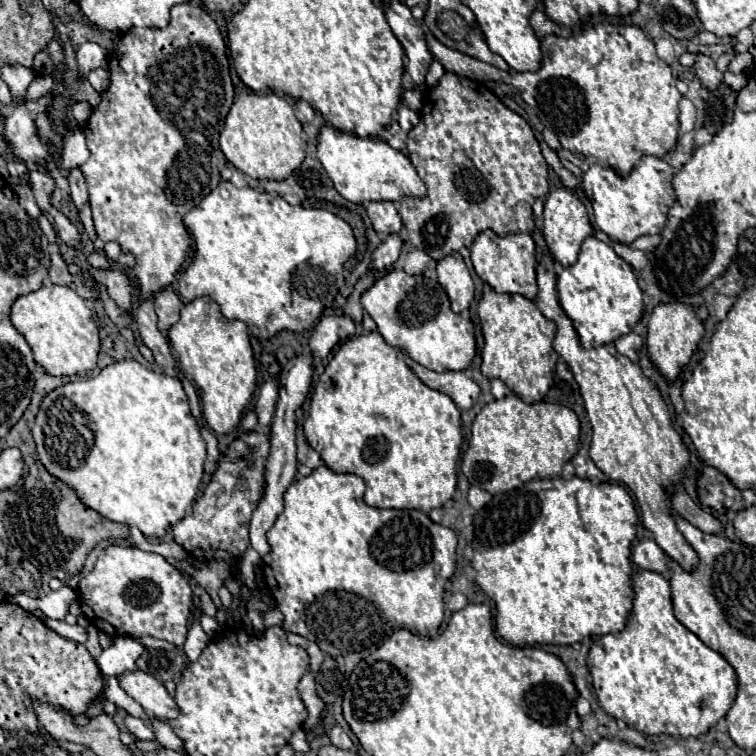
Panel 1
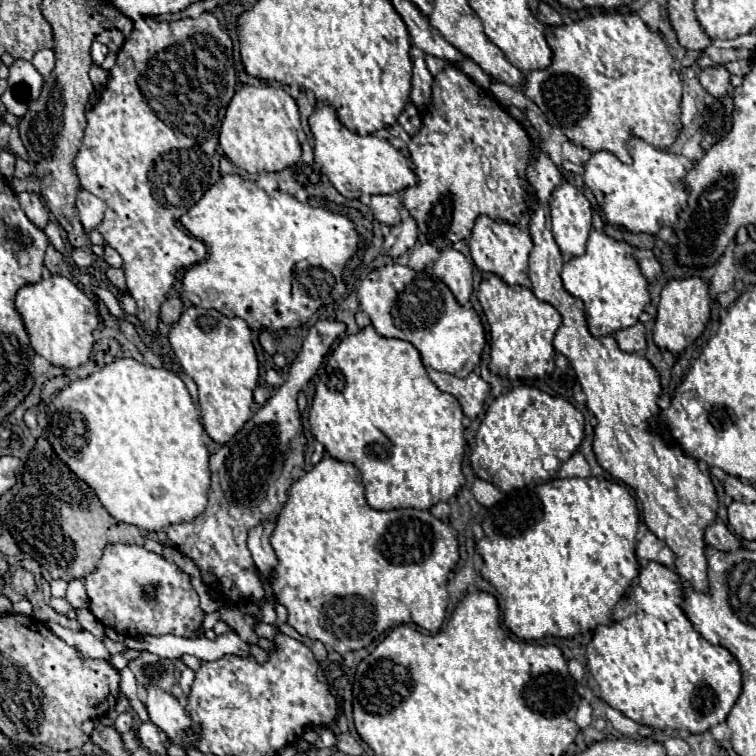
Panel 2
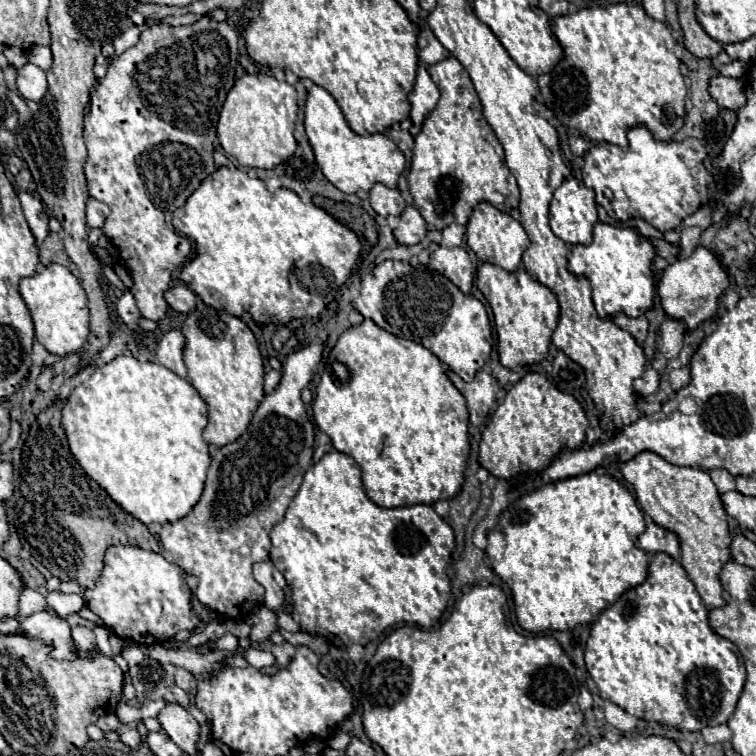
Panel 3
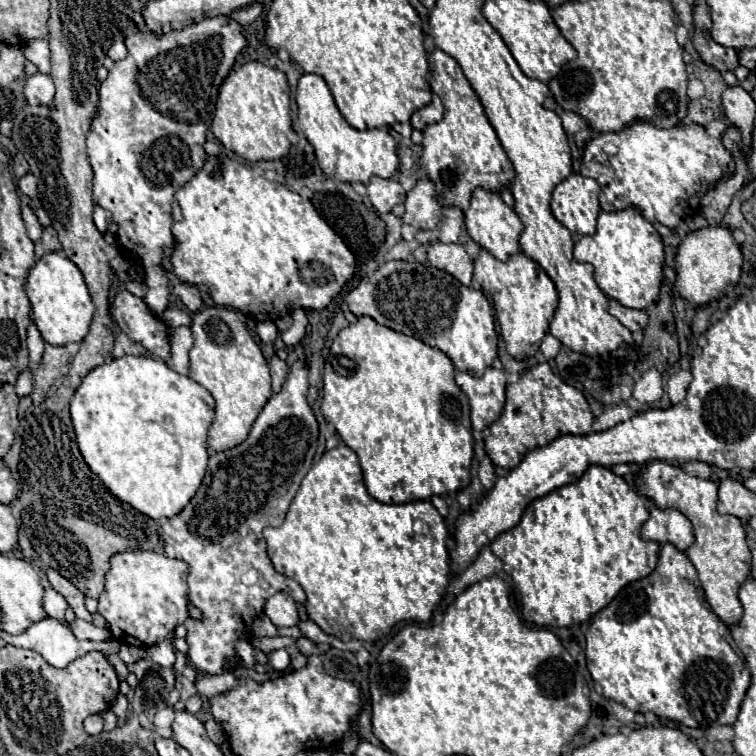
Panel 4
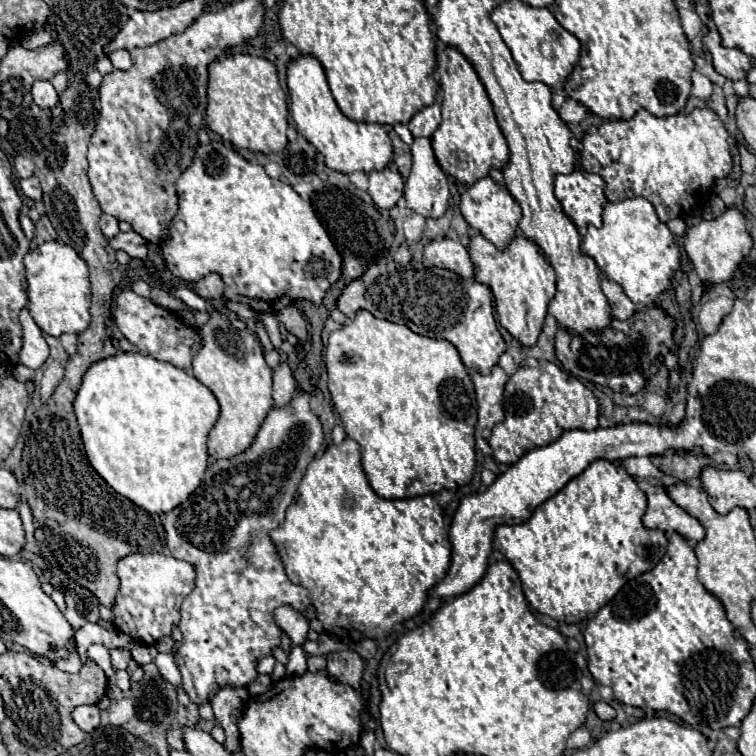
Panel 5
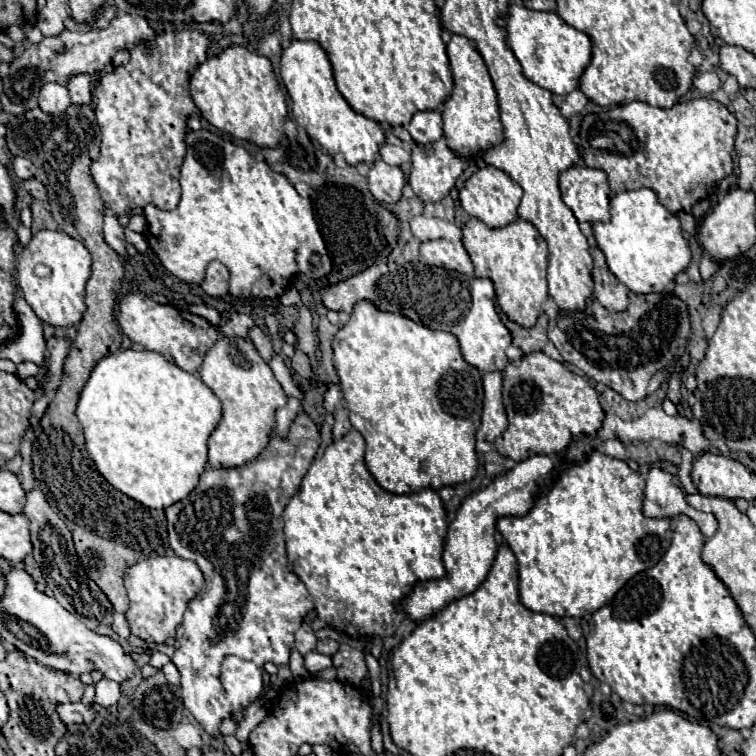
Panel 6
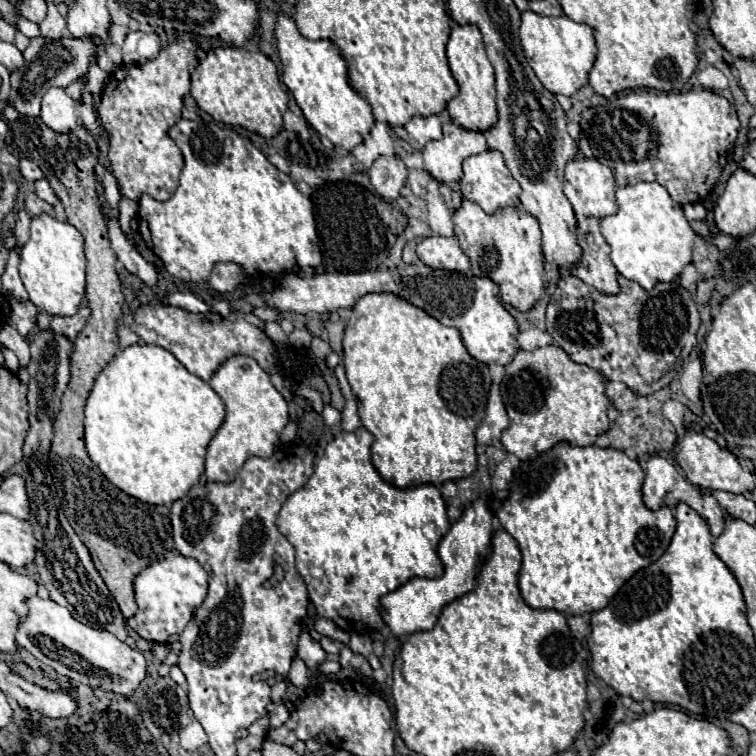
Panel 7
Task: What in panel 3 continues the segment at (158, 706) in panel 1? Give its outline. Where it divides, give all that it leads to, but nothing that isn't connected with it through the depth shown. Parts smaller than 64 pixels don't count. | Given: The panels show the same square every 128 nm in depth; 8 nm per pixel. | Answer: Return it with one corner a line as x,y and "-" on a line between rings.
170,702
160,710
158,722
176,746
184,748
184,752
188,752
188,754
196,752
198,722
186,708
182,708
176,702

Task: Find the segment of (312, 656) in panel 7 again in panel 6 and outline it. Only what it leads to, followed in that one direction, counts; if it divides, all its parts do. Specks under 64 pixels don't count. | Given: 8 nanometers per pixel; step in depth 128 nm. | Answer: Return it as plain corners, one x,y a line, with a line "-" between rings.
306,622
296,630
294,638
296,638
296,640
294,640
294,646
296,646
296,650
298,650
300,654
310,652
310,650
314,650
314,646
316,646
314,630
312,630
312,626
310,626
310,624
306,624

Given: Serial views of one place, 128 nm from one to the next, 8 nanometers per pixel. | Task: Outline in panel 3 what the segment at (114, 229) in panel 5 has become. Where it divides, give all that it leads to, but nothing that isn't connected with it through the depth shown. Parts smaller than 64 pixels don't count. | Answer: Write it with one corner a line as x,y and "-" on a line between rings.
88,198
88,204
86,204
86,224
88,224
88,228
102,228
108,214
110,214
110,208
104,202
100,202
96,198

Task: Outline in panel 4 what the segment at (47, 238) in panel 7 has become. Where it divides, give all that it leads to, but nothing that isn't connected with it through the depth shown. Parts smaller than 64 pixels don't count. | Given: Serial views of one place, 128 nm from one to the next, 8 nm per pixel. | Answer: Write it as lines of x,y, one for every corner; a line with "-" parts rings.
44,254
28,272
26,296
32,304
32,322
40,330
44,342
52,346
66,346
70,342
82,342
88,334
94,304
86,290
80,270
62,254

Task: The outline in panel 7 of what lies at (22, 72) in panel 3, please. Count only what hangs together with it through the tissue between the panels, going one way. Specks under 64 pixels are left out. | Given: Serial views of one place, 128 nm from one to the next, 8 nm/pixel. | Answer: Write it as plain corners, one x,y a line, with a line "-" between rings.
50,88
44,94
40,118
56,132
70,132
78,124
74,100
64,92
64,88

